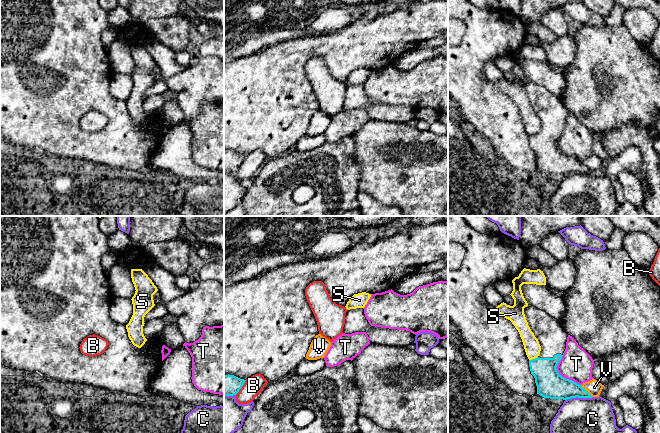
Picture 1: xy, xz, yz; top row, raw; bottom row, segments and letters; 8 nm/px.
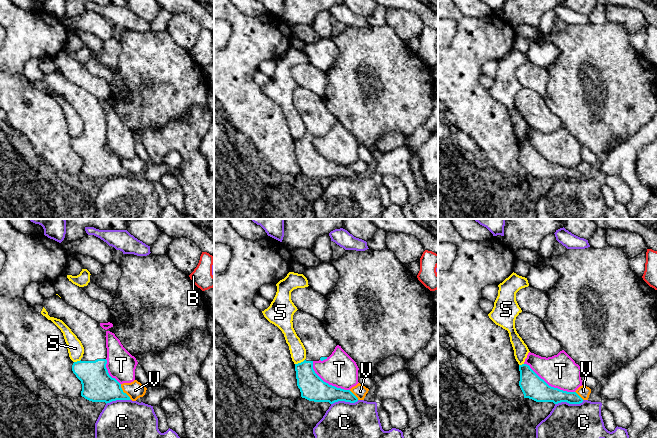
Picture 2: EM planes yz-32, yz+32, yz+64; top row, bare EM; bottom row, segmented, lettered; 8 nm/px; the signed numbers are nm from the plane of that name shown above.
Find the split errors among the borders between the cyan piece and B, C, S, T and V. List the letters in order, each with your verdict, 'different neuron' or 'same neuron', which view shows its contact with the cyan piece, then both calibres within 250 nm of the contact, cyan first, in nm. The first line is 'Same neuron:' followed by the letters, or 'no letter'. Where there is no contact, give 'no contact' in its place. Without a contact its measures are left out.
Same neuron: no letter
B: different neuron; meets cyan in xz; 180 nm thick on the cyan side, 150 nm on the other
C: different neuron; meets cyan in yz; 220 nm thick on the cyan side, 480 nm on the other
S: different neuron; meets cyan in yz; 220 nm thick on the cyan side, 130 nm on the other
T: different neuron; meets cyan in yz; 220 nm thick on the cyan side, 260 nm on the other
V: different neuron; meets cyan in yz; 200 nm thick on the cyan side, 120 nm on the other

